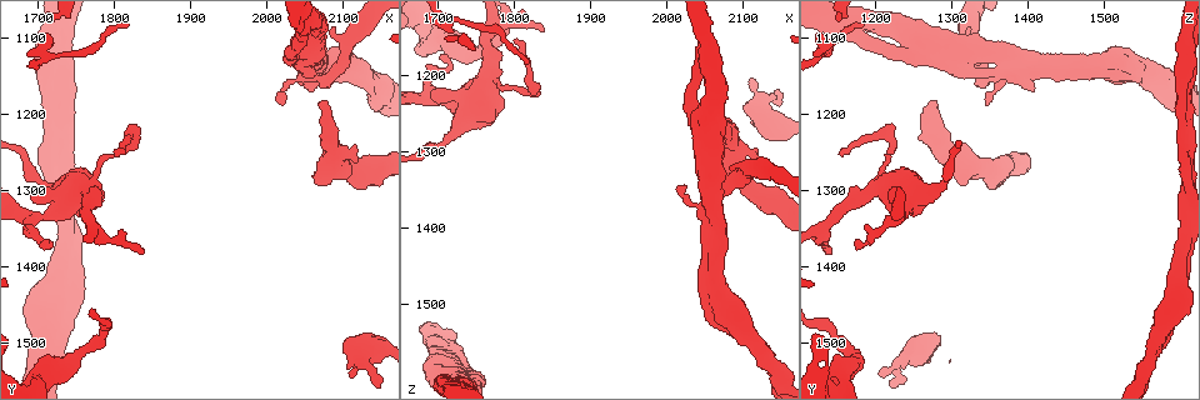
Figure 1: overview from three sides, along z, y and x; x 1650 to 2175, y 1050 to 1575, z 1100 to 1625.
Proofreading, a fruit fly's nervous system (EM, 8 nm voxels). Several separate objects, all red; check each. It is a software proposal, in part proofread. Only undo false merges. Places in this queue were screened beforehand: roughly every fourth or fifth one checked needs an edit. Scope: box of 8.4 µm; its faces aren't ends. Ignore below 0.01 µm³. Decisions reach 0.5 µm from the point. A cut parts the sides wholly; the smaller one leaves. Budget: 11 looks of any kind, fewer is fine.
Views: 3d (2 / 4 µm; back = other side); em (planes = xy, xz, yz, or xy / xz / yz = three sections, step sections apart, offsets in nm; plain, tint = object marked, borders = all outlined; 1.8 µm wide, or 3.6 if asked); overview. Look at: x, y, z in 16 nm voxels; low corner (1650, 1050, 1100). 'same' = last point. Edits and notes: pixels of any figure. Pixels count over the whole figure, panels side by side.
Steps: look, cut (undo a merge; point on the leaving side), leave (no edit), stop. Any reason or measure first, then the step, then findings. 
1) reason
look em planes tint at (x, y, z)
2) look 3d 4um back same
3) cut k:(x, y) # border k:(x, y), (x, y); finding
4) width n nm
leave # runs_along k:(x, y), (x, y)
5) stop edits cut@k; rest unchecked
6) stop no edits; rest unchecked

abrupt turn
look 3d 4um at (2125, 1525, 1230)

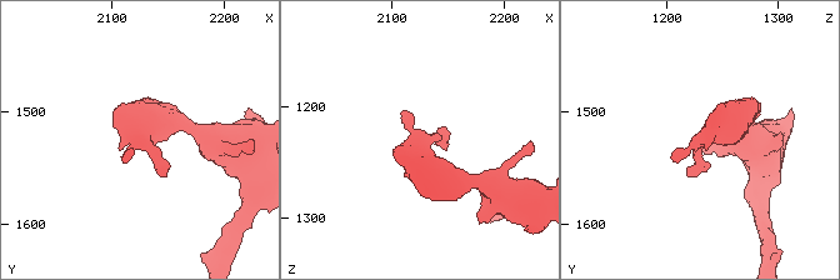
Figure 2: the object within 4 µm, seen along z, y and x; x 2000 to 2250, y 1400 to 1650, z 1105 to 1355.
look em xy step 16 tint at (2126, 1520, 1232)

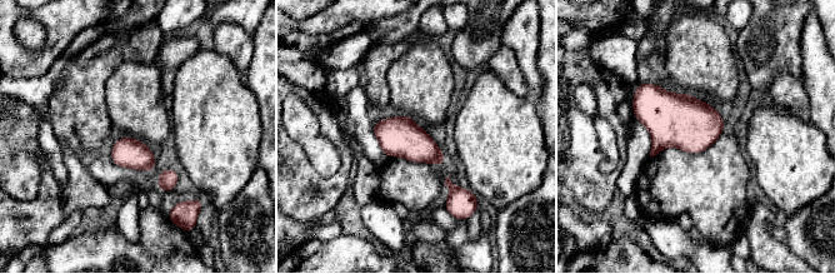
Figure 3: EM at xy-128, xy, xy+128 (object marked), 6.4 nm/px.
another direction
look em planes tint same

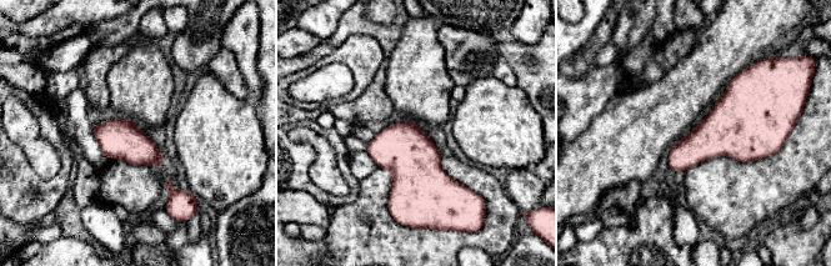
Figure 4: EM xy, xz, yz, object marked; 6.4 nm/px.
width 260 nm
leave # one neuron here

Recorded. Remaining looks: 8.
thin arm on a thick one
look 3d 2um at (1780, 1270, 1215)

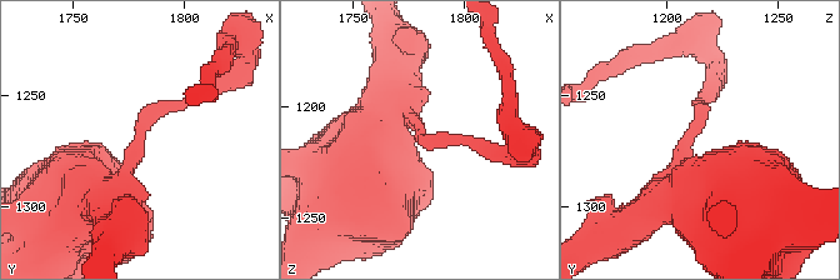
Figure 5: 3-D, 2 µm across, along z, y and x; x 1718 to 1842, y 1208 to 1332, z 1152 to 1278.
arms 3; arm_widths 160, 300, 550 nm
look em planes tint at (1780, 1268, 1212)

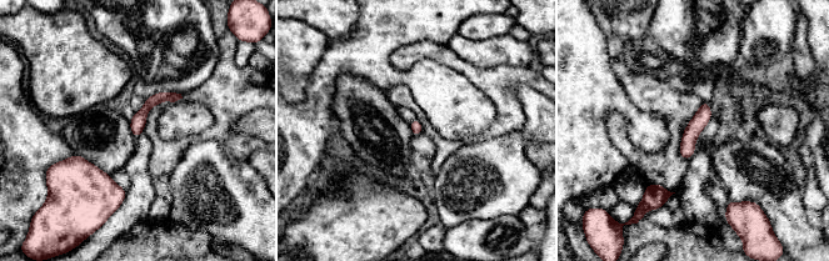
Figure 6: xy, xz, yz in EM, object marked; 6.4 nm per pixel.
leave # runs_along 6:(707, 105), (689, 136), (687, 156); one neuron here

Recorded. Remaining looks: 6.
closes a loop
look 3d 4um at (2040, 1115, 1250)

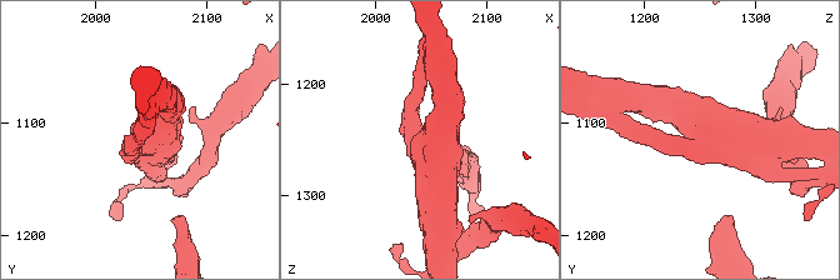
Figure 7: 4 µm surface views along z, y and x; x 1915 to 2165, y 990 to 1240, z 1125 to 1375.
now the EM
look em 3.6um yz step 16 tint at (2040, 1120, 1254)

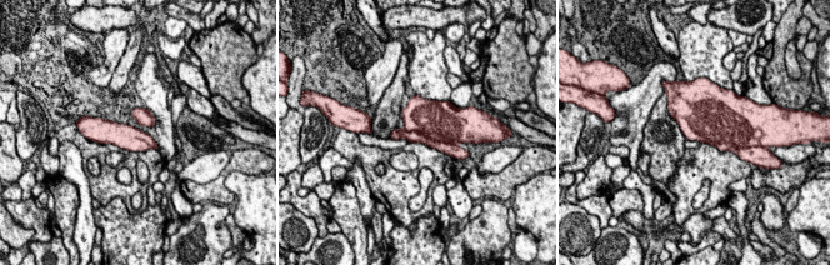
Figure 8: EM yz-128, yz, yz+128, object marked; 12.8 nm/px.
another direction
look em 3.6um xz step 4 tint same

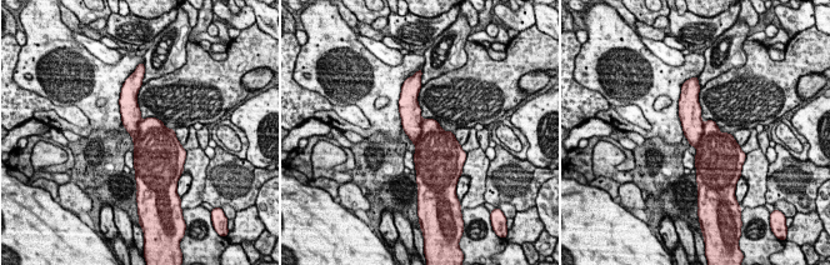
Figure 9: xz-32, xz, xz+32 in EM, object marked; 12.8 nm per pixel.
leave # all the same neuron

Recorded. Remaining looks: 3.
sharp bend
look 3d 4um at (2070, 1130, 1380)

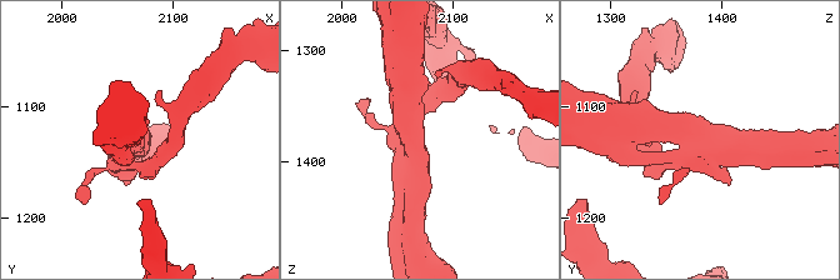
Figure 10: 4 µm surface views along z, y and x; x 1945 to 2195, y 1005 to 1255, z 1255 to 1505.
now the EM
look em planes tint at (2066, 1128, 1380)

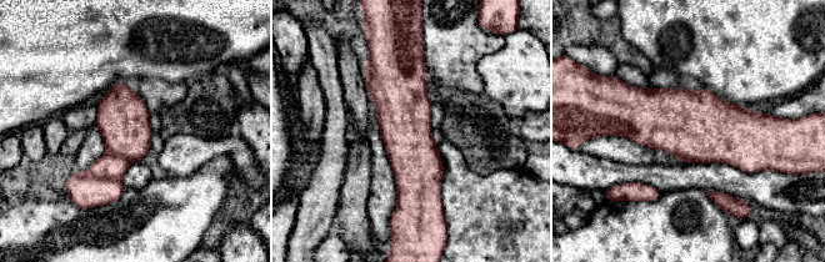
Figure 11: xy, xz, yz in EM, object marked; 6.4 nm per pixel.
cut 11:(84, 190) # border 11:(86, 171), (98, 177), (119, 181); a second neuron is stuck on

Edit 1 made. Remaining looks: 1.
stop edits cut@11; rest unchecked

